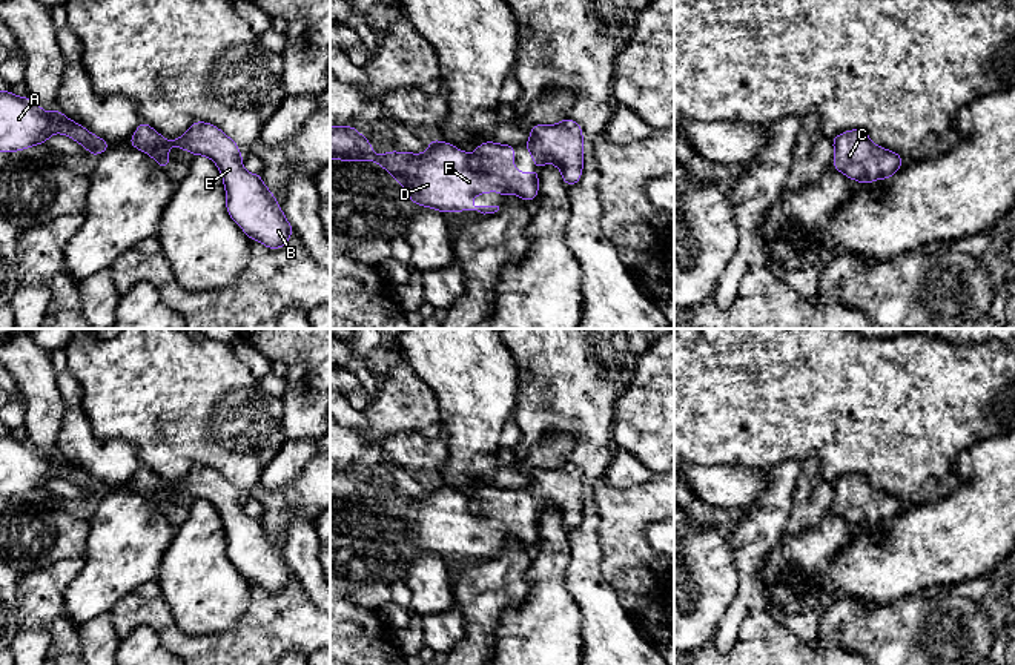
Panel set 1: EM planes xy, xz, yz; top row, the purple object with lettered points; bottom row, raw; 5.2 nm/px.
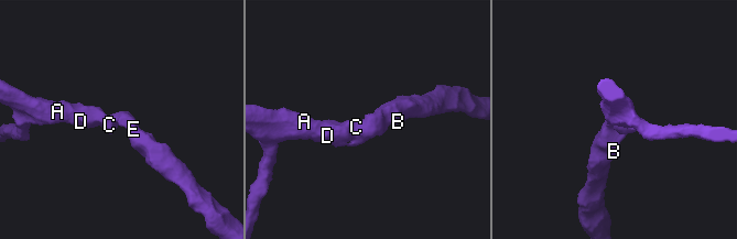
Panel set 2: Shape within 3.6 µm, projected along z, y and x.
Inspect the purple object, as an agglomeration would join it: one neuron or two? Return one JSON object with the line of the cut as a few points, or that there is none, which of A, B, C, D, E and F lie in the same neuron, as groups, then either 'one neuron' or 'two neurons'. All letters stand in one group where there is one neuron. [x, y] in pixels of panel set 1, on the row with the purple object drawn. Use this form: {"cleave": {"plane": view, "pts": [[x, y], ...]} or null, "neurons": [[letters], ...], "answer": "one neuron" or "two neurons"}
{"cleave": null, "neurons": [["A", "B", "C", "D", "E", "F"]], "answer": "one neuron"}

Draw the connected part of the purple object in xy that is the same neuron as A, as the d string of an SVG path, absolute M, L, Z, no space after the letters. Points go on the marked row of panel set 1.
M0 91L0 152L9 154L46 144L52 134L75 140L92 157L111 147L107 141L69 120L60 109L46 112L28 95L17 97L11 91Z

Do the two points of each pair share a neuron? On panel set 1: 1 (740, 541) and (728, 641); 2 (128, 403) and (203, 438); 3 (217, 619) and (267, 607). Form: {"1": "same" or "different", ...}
{"1": "same", "2": "same", "3": "different"}

